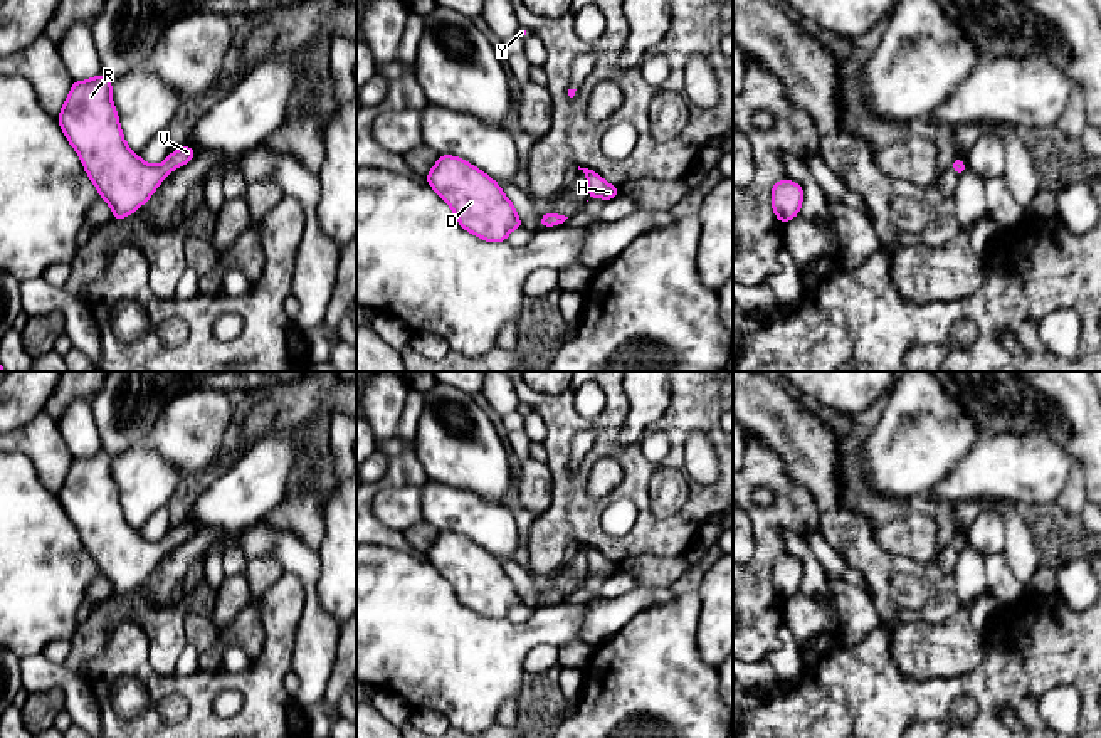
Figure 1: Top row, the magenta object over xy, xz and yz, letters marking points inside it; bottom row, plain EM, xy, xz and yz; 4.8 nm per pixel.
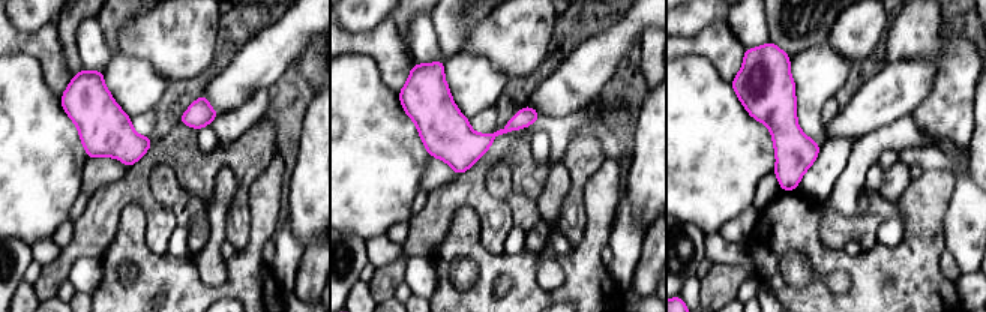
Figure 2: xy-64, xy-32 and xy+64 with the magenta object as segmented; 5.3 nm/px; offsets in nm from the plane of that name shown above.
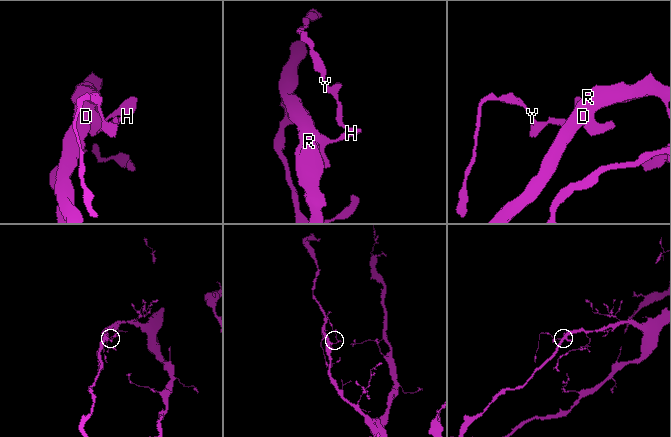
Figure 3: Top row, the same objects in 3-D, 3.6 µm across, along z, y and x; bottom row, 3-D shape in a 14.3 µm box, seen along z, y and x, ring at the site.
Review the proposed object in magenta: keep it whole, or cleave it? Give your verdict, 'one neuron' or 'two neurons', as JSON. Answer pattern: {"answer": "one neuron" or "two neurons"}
{"answer": "one neuron"}

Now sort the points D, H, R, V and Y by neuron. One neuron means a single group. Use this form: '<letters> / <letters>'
D H R V Y

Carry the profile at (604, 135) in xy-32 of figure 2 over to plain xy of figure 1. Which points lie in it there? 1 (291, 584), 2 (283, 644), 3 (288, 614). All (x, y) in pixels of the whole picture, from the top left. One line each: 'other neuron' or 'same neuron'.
1: other neuron
2: other neuron
3: other neuron

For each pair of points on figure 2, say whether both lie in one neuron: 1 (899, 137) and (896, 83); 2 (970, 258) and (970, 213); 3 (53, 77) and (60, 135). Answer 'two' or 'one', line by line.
1: two
2: one
3: two

